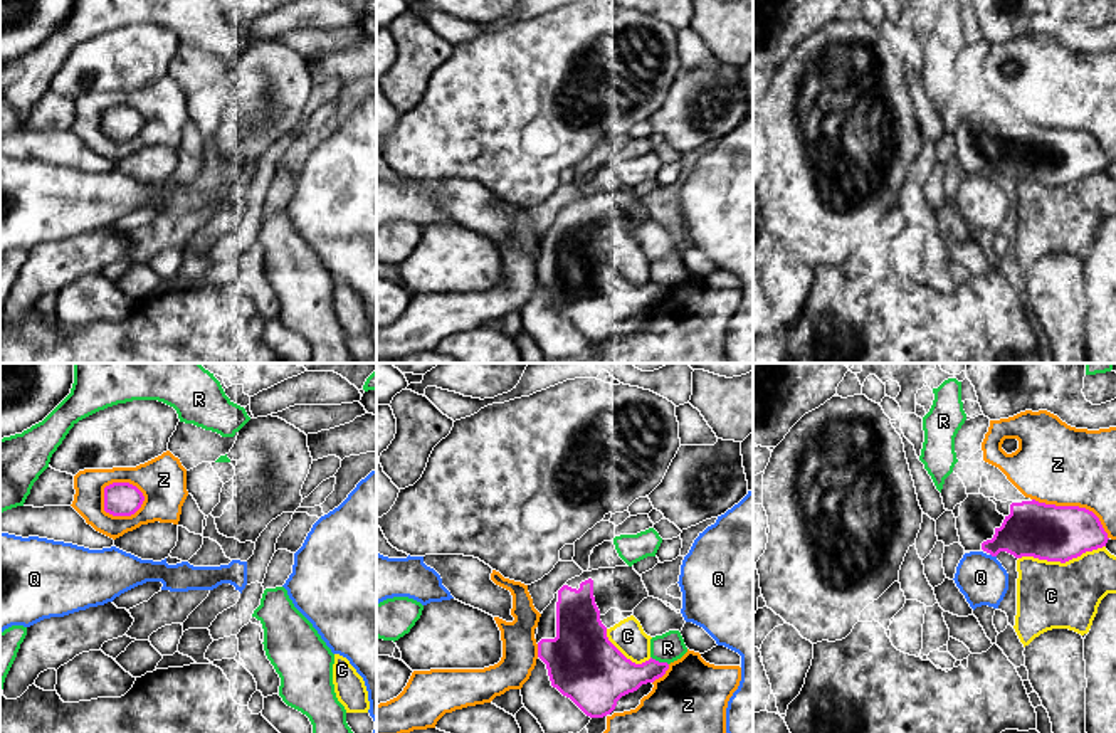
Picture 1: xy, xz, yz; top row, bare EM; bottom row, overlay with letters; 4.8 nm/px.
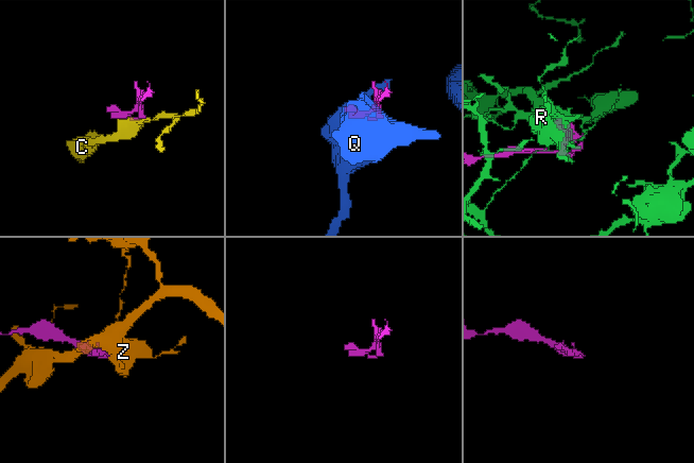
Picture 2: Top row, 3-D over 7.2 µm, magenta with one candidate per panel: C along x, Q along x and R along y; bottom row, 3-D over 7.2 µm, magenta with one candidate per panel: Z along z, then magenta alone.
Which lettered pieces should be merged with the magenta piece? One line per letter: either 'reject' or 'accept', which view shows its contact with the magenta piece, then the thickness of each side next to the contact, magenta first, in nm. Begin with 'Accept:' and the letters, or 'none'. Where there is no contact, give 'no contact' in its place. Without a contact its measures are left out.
Accept: none
C: reject; contact in yz; calibres 280 and 320 nm
Q: reject; contact in yz; calibres 260 and 240 nm
R: reject; contact in xz; calibres 240 and 140 nm
Z: reject; contact in xy; calibres 160 and 220 nm

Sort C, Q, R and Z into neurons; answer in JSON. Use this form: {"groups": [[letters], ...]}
{"groups": [["C"], ["Q"], ["R"], ["Z"]]}

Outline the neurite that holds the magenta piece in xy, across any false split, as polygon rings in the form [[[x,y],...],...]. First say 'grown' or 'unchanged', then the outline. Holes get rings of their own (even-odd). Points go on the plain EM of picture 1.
unchanged; [[[113,106],[104,111],[104,134],[113,140],[131,140],[143,124],[143,116],[129,106]]]

